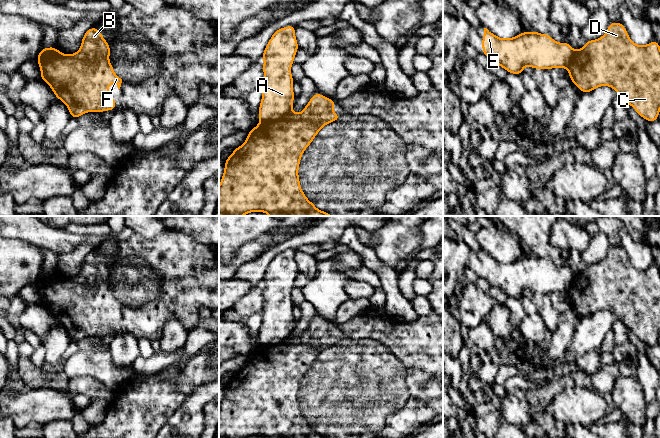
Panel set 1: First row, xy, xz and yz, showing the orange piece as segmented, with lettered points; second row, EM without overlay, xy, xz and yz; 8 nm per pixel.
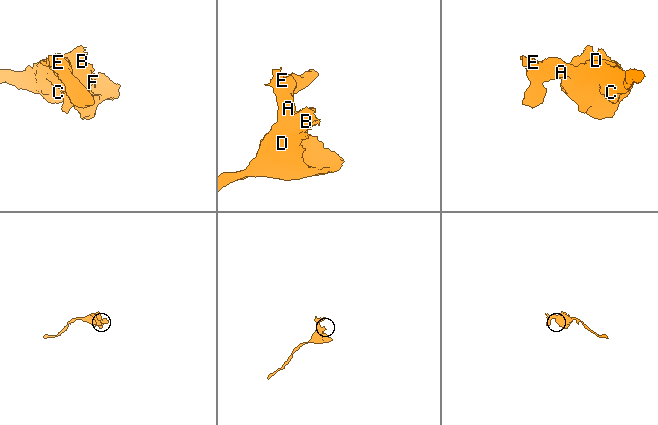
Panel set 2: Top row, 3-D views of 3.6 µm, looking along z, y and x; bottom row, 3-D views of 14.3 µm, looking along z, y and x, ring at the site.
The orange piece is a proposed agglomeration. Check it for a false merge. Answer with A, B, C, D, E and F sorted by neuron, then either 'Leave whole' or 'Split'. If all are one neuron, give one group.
Groups: A E / B C D F. Split

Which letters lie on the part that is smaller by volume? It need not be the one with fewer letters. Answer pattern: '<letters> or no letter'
A, E

